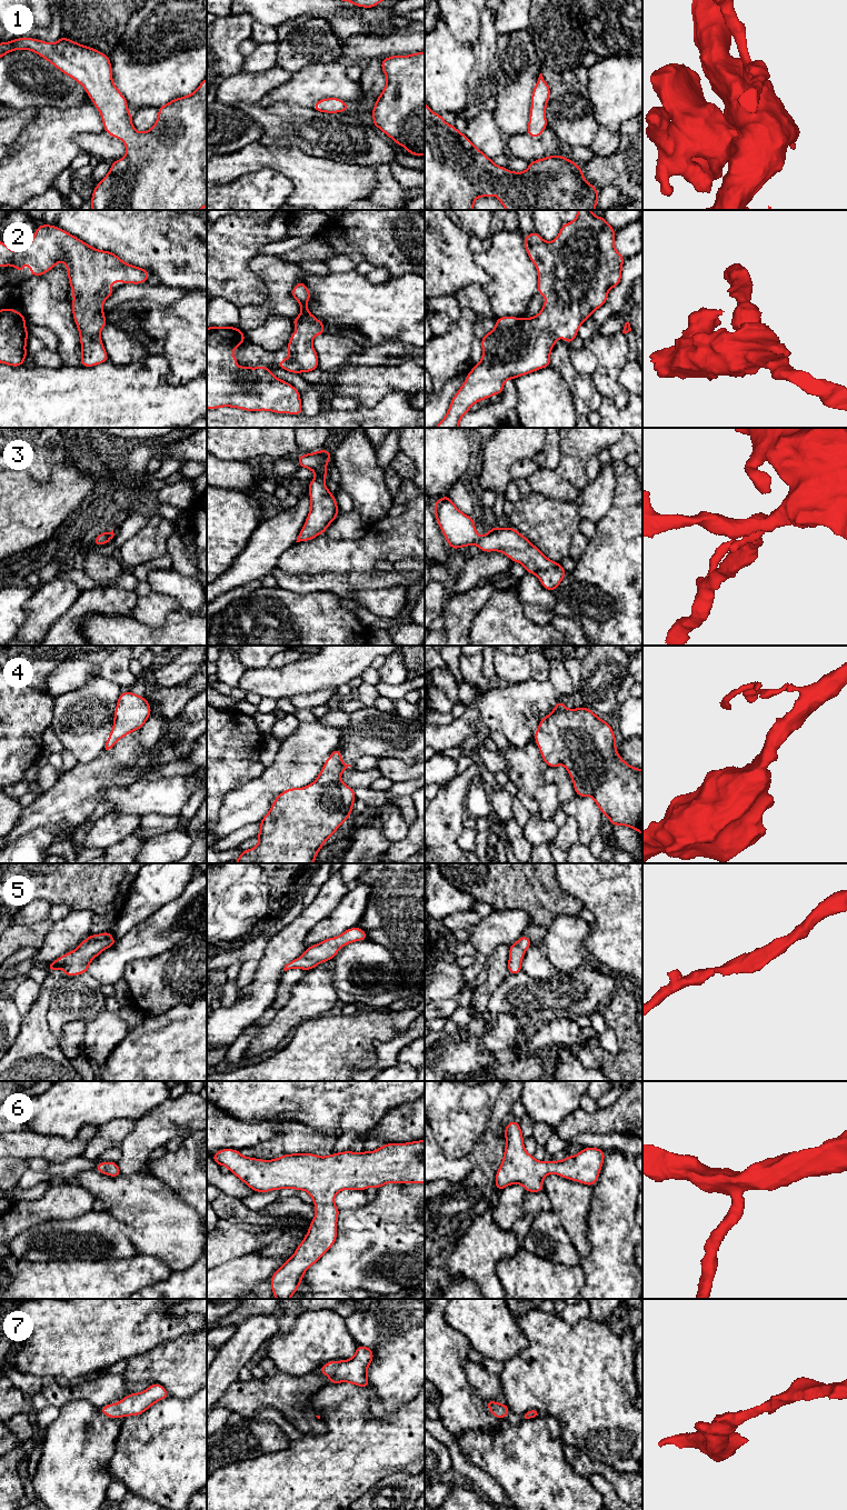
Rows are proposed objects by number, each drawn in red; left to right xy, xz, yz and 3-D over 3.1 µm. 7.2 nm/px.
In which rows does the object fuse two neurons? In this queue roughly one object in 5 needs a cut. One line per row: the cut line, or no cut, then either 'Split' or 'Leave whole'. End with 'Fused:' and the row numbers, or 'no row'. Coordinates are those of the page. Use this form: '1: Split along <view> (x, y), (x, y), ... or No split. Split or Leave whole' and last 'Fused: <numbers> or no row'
1: No split. Leave whole
2: No split. Leave whole
3: No split. Leave whole
4: No split. Leave whole
5: No split. Leave whole
6: No split. Leave whole
7: No split. Leave whole
Fused: no row

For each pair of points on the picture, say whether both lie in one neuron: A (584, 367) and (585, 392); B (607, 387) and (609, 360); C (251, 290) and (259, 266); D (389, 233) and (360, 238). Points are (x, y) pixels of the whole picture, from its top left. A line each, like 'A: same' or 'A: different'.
A: different
B: same
C: different
D: same

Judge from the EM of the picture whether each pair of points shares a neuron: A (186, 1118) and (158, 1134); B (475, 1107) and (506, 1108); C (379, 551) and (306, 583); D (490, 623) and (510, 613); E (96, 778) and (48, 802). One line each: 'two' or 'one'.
A: one
B: two
C: two
D: one
E: one

